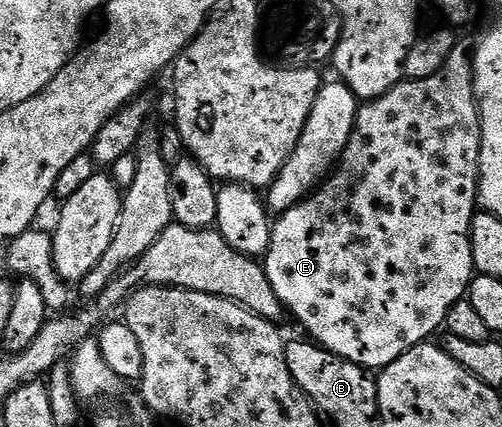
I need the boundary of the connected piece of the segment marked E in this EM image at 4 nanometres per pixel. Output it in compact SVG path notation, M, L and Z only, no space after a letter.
M458 43L455 51L427 79L418 81L402 80L391 91L374 101L364 102L358 108L355 127L347 147L343 151L339 164L331 176L304 201L280 214L273 225L273 238L269 252L263 258L265 274L275 287L275 295L284 303L288 316L294 317L321 348L361 366L366 371L386 369L395 359L399 359L416 345L424 345L438 328L444 326L447 315L455 303L459 303L468 294L469 282L475 276L469 228L473 214L478 208L477 179L481 176L481 113L477 110L477 92L473 86L473 53L465 50L465 45Z

